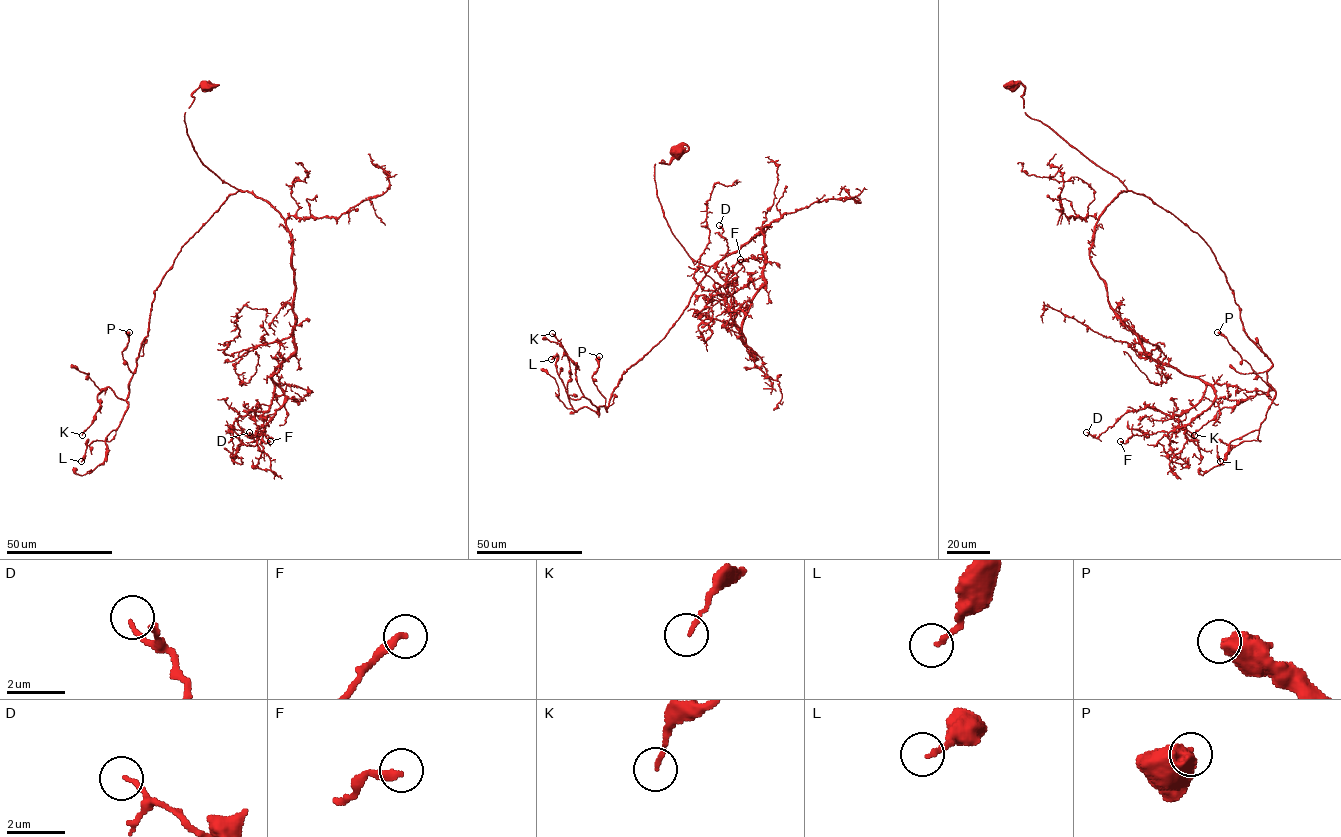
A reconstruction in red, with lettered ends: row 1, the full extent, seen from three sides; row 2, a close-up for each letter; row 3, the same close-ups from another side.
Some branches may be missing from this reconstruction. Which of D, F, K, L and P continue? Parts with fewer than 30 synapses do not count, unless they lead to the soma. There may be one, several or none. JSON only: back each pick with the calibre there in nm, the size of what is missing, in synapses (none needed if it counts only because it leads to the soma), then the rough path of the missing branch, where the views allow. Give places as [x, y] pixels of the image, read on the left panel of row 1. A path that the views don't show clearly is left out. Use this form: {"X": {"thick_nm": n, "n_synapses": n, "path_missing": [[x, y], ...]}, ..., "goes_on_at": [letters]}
{"goes_on_at": []}

